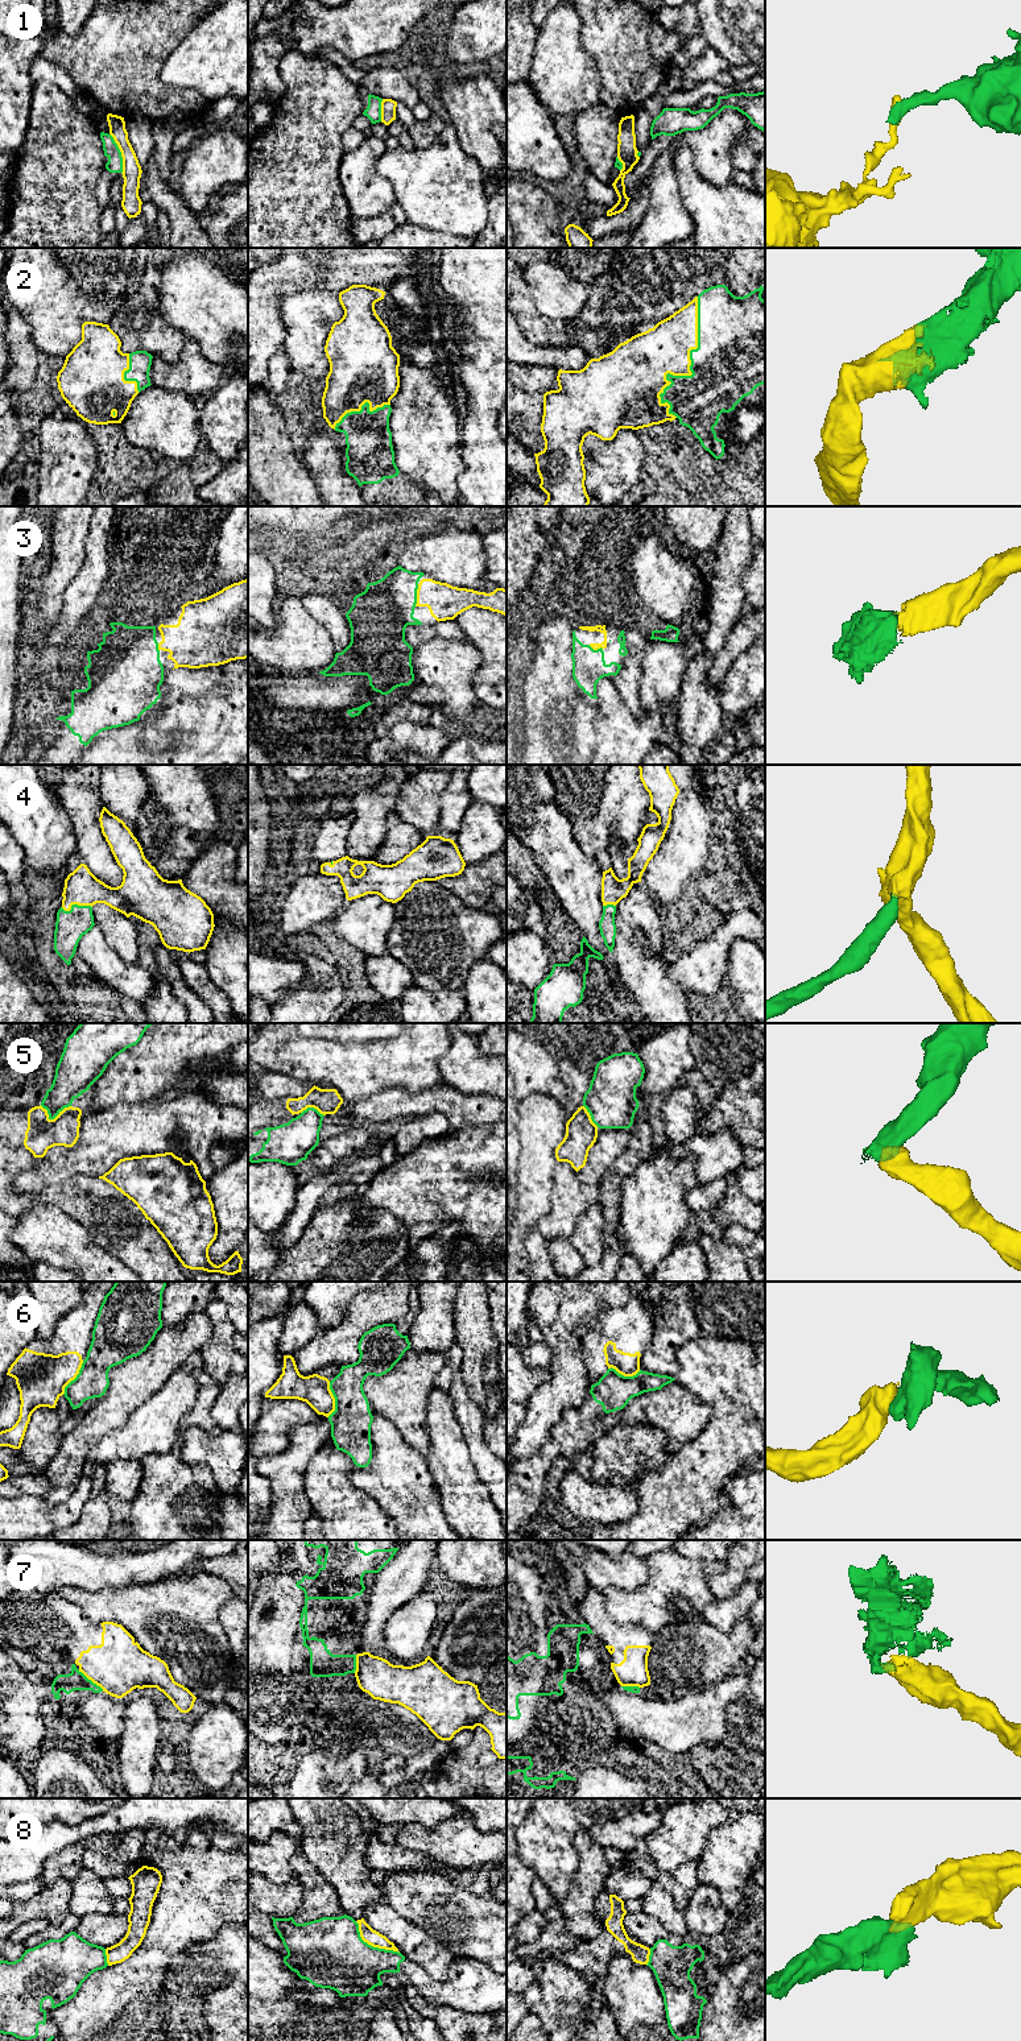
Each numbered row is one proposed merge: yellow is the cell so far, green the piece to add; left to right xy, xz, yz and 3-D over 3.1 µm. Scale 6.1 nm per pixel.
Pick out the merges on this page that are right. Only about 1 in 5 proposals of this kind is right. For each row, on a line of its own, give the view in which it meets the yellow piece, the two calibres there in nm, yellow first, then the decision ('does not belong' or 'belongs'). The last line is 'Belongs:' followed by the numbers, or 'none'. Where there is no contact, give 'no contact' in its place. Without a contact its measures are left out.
1: xy | 110/100 nm | does not belong
2: yz | 300/440 nm | belongs
3: xz | 220/340 nm | belongs
4: xy | 220/190 nm | belongs
5: xy | 190/200 nm | does not belong
6: xy | 300/200 nm | does not belong
7: xy | 340/120 nm | does not belong
8: xz | 90/400 nm | does not belong
Belongs: 2, 3, 4

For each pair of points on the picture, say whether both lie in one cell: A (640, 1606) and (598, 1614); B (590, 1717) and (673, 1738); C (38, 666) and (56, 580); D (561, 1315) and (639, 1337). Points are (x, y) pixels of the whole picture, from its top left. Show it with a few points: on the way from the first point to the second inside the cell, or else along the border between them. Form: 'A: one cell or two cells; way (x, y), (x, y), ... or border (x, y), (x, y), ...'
A: two cells; border (600, 1592), (604, 1610), (614, 1621), (636, 1623)
B: two cells; border (602, 1700), (610, 1713), (636, 1739)
C: two cells; border (65, 596), (61, 616), (54, 625)
D: two cells; border (600, 1312), (596, 1320)

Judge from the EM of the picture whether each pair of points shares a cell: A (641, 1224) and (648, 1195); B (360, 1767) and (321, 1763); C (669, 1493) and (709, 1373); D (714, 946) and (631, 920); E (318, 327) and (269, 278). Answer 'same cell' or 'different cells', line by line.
A: same cell
B: same cell
C: same cell
D: different cells
E: different cells

